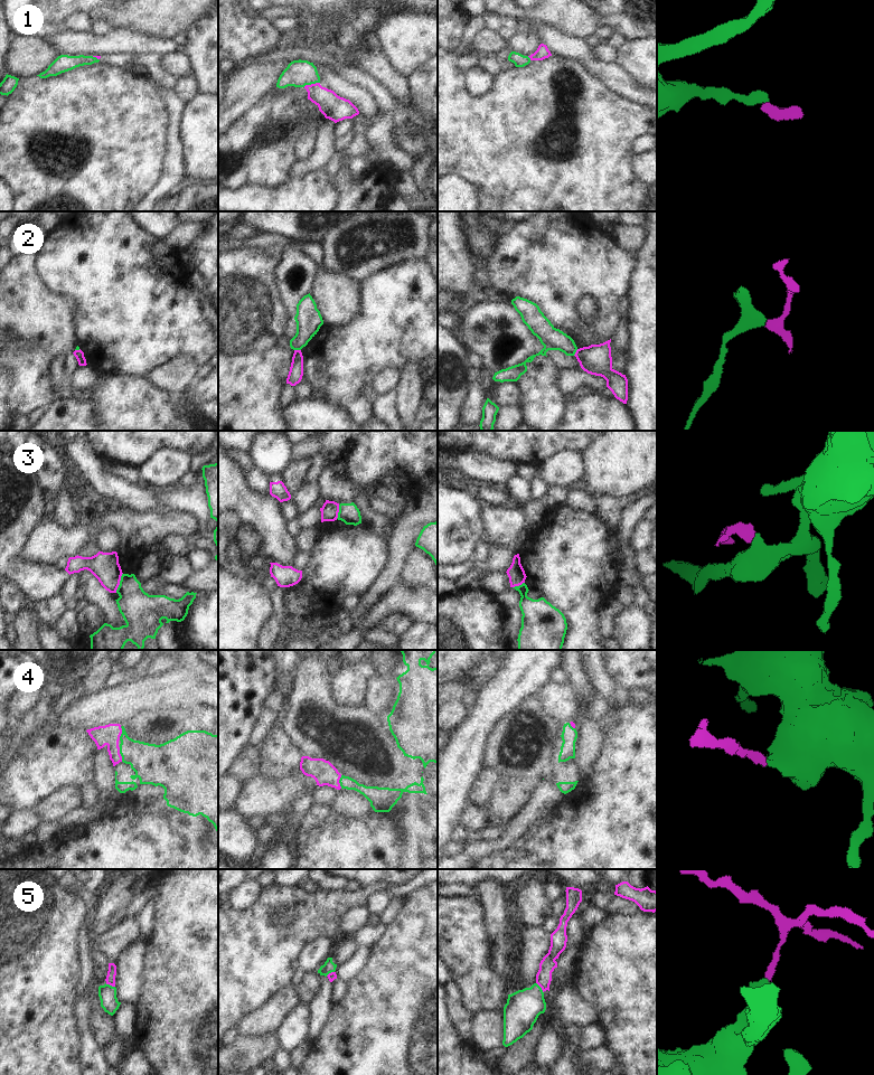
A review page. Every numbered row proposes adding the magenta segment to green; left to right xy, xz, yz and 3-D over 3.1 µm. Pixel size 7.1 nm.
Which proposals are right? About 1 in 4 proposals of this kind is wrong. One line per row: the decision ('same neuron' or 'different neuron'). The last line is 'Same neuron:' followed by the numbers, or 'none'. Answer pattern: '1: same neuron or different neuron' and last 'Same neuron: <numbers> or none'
1: same neuron
2: different neuron
3: different neuron
4: same neuron
5: different neuron
Same neuron: 1, 4

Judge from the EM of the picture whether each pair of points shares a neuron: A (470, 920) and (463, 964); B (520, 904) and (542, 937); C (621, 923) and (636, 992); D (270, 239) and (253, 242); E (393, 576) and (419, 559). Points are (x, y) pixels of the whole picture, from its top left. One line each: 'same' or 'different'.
A: same
B: different
C: same
D: same
E: different

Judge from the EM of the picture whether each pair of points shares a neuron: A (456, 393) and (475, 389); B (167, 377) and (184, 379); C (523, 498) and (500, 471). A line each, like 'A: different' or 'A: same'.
A: different
B: same
C: different

